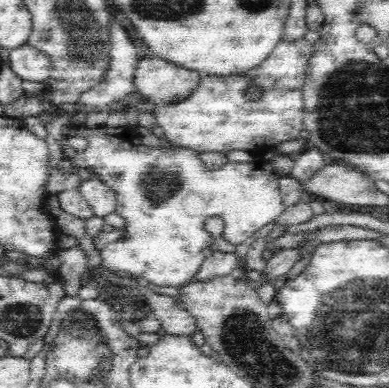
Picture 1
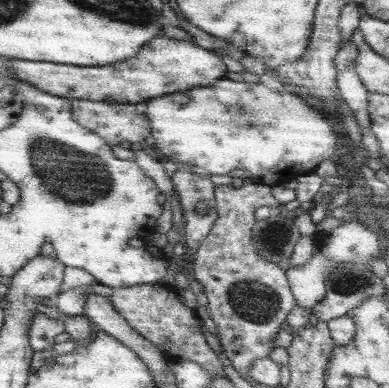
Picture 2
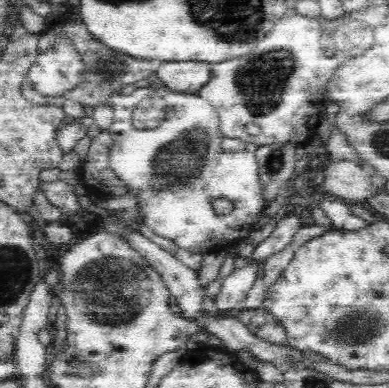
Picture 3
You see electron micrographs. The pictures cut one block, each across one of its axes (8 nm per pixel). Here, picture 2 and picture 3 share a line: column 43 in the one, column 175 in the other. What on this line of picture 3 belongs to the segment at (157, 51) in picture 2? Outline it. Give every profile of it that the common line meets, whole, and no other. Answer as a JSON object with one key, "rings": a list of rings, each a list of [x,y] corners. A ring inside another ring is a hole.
{"rings":[[[164,62],[154,76],[172,90],[198,92],[210,82],[214,74],[212,70],[214,66],[210,62]]]}

